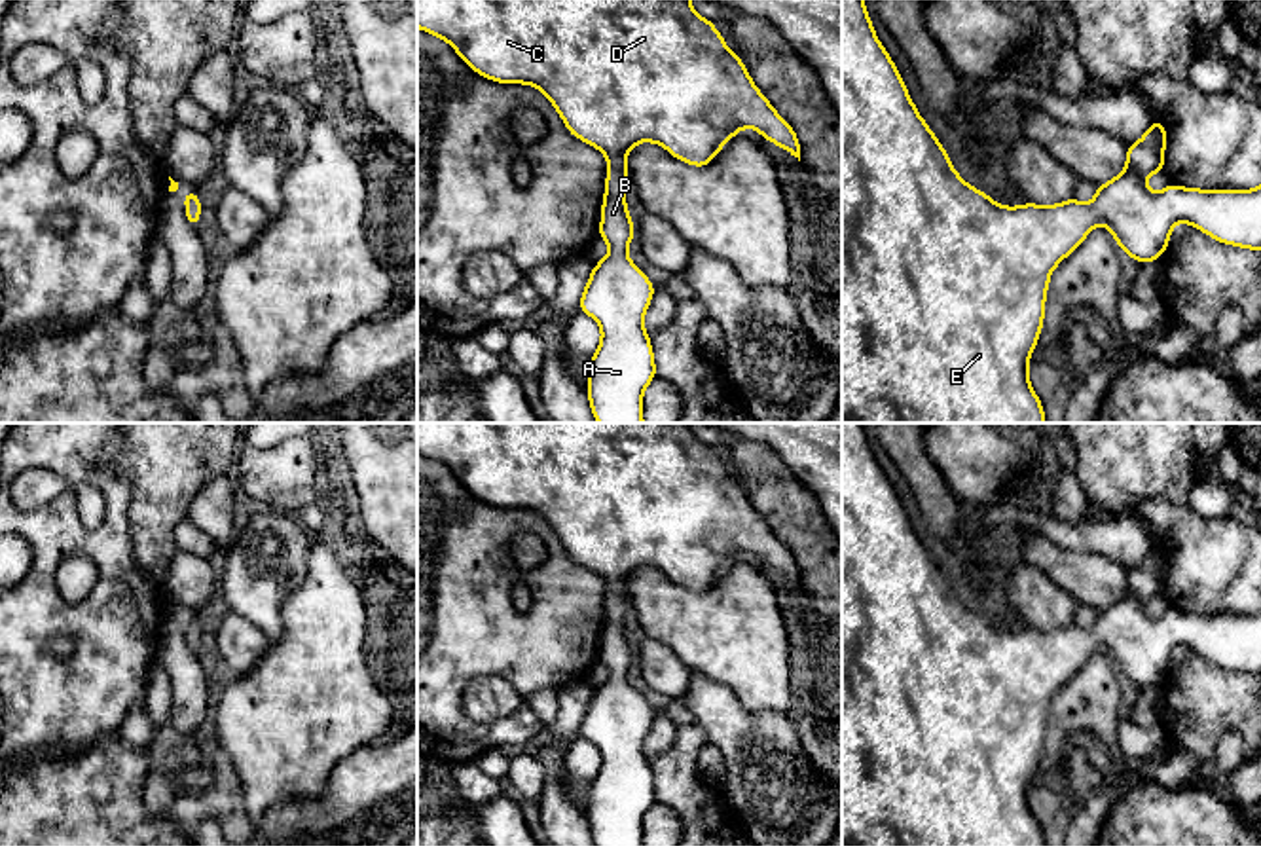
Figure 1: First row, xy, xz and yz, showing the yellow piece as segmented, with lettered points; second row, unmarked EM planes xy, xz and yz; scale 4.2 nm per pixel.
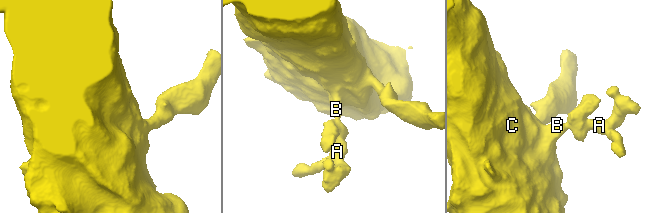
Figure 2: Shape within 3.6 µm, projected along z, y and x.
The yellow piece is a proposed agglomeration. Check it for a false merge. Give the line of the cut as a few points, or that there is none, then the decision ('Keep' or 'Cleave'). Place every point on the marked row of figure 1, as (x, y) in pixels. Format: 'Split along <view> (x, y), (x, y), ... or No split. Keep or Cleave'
No split. Keep

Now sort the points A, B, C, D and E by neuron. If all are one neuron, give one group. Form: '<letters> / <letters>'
A B C D E

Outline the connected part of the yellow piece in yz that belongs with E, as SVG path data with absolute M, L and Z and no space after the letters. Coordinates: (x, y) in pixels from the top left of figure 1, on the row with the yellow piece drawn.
M842 0L842 423L1045 423L1045 410L1030 385L1028 364L1045 319L1049 279L1052 269L1098 224L1104 224L1113 233L1115 243L1138 264L1160 260L1170 243L1170 230L1178 222L1198 228L1217 243L1261 252L1261 186L1255 190L1197 190L1168 184L1159 193L1151 193L1145 178L1164 171L1164 146L1166 127L1153 120L1143 138L1126 146L1126 169L1096 188L1090 205L1075 197L1049 207L1035 203L1020 207L997 205L978 188L971 188L952 167L948 152L922 120L893 59L876 38L865 2Z

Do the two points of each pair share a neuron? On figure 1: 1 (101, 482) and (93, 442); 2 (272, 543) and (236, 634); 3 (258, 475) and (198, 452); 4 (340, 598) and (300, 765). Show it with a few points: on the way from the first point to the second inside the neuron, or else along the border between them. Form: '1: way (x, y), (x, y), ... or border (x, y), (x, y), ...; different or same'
1: way (95, 473), (91, 469), (91, 452); same
2: border (234, 609), (270, 642); different
3: border (241, 446), (232, 473); different
4: way (323, 640), (311, 700), (300, 712), (300, 723); same

